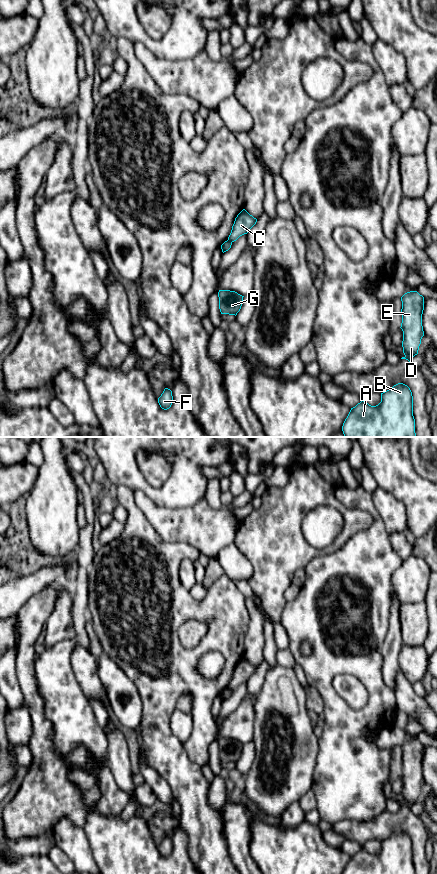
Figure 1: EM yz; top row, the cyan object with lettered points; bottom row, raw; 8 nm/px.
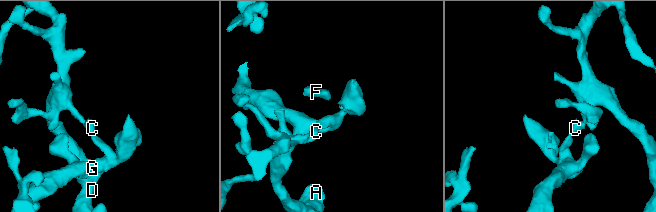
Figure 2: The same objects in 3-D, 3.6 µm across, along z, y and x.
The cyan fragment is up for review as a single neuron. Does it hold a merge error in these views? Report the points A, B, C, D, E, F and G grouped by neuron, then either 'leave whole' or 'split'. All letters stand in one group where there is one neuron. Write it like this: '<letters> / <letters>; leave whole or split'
A B C D E / F G; split

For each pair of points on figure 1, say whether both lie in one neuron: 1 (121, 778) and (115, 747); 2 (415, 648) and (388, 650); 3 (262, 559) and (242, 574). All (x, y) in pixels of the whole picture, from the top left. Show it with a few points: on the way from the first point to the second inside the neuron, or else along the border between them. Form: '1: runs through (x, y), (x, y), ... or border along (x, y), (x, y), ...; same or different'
1: runs through (121, 770), (118, 755); same
2: border along (401, 625), (401, 650), (398, 655), (399, 669); different
3: border along (238, 548), (252, 566), (253, 574), (248, 581); different

